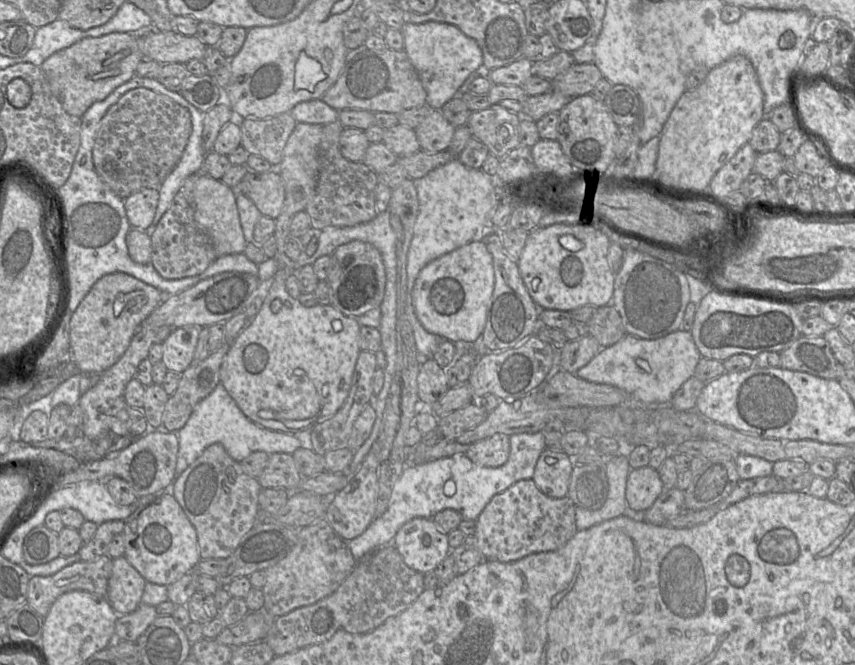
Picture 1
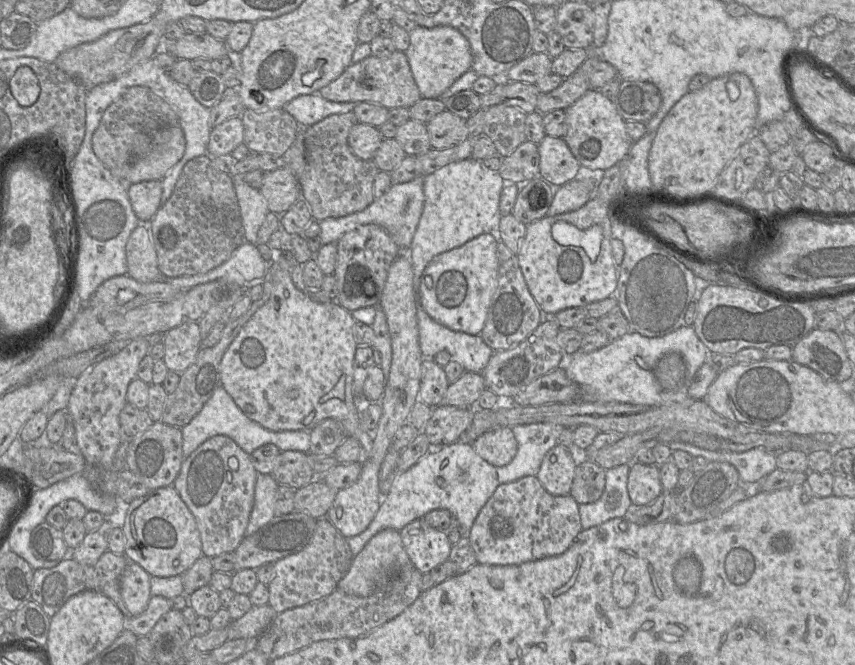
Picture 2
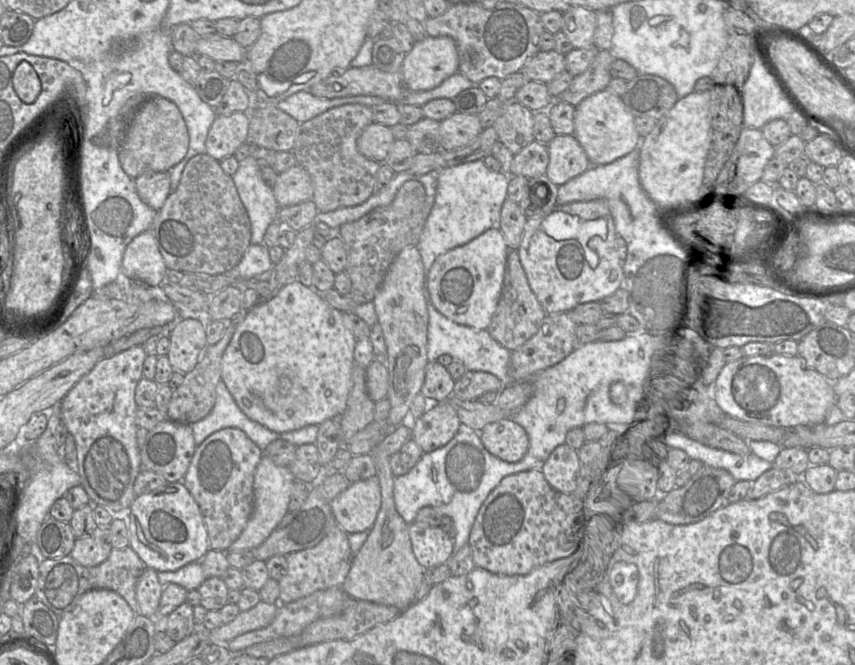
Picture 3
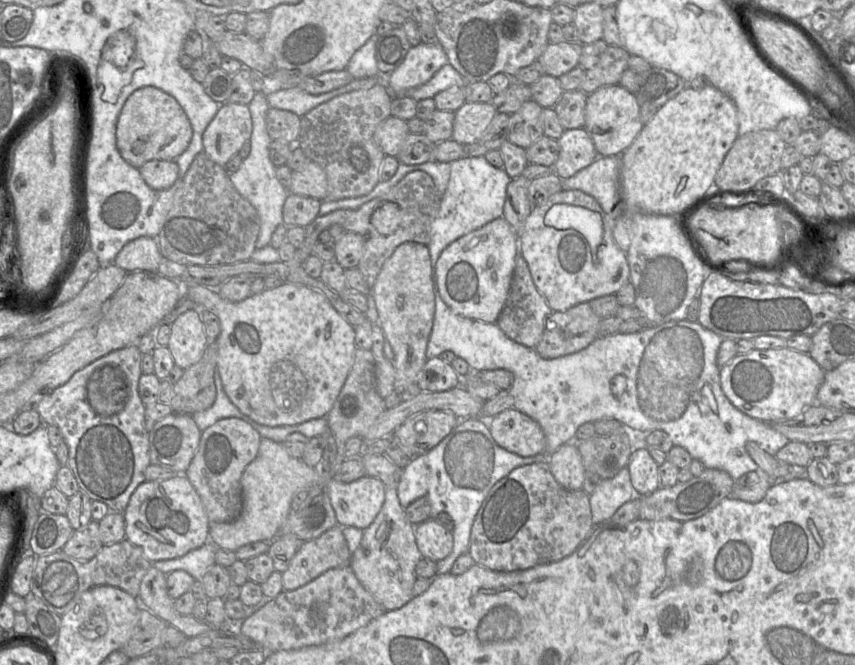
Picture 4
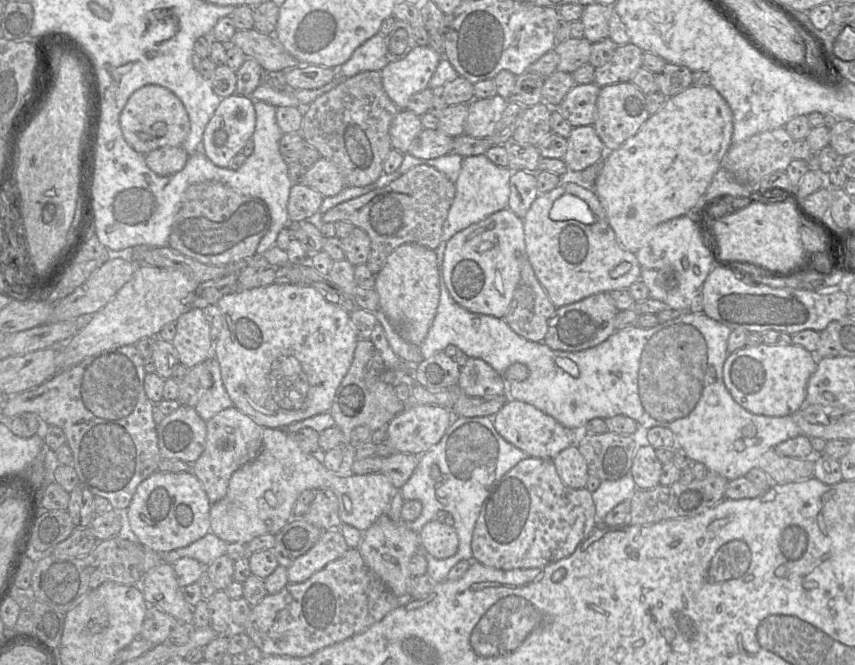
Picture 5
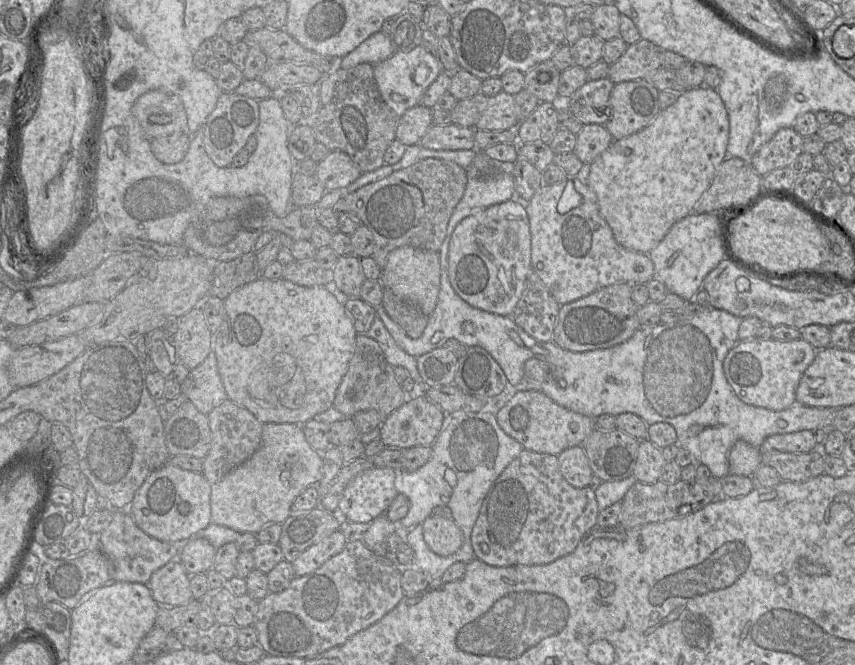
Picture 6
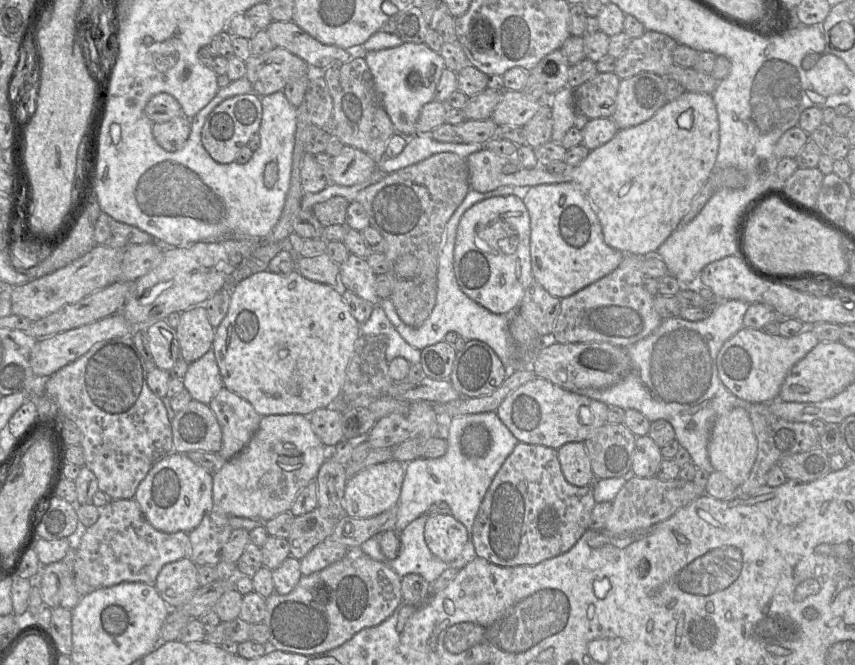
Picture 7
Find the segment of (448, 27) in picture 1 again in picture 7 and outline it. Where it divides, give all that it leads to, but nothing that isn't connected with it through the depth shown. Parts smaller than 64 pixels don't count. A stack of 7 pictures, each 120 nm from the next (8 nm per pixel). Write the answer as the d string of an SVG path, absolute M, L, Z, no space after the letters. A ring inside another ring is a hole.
M424 42L368 51L364 59L371 71L382 105L389 115L397 133L410 137L415 135L416 122L422 107L435 100L435 90L440 81L445 62L440 53L430 49Z

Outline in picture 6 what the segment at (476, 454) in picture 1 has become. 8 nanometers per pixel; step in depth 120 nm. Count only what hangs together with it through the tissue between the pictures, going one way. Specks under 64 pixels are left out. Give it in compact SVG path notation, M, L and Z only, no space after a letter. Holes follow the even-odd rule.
M518 391L496 413L499 426L524 449L559 455L564 450L581 446L595 428L594 419L562 407L539 391Z

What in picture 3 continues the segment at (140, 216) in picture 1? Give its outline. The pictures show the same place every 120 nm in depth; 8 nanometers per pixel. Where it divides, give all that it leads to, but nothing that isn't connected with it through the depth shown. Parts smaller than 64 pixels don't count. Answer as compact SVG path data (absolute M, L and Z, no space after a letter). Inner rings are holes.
M145 170L134 181L141 200L159 211L171 193L170 173Z

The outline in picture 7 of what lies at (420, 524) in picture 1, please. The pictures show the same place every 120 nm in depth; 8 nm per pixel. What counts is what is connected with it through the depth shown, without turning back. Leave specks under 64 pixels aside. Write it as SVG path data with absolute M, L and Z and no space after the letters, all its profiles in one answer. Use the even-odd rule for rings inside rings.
M450 513L428 517L424 539L433 555L443 562L452 562L464 551L468 533L466 527Z

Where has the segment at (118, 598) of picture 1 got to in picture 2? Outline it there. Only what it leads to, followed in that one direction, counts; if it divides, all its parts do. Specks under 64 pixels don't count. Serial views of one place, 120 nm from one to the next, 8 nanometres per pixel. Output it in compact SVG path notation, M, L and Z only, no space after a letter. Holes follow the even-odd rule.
M129 561L120 580L122 599L129 616L143 613L151 599L151 575L138 563Z

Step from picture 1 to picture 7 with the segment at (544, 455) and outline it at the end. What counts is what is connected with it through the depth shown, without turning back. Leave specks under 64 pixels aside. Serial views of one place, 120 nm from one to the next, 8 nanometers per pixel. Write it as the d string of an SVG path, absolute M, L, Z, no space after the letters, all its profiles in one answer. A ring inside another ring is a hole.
M569 442L557 449L557 453L565 479L576 487L588 486L594 474L585 444Z

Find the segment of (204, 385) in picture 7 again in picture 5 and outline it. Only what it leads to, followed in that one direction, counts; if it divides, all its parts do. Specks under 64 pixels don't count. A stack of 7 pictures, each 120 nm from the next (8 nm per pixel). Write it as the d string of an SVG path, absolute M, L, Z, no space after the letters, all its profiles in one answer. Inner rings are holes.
M214 356L209 358L209 369L213 384L195 406L199 416L206 422L222 410L234 406L222 381L220 364Z

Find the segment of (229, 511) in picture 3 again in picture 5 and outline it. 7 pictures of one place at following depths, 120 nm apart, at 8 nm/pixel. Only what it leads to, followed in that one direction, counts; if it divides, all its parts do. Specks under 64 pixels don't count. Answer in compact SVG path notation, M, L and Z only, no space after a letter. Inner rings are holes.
M237 407L226 408L206 422L204 452L192 464L191 472L202 483L211 504L225 497L231 476L257 458L262 449L263 427Z

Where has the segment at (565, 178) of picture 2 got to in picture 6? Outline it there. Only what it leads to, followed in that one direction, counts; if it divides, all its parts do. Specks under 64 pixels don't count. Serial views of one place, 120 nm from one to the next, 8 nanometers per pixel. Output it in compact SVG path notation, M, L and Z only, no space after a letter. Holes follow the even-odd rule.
M586 124L577 134L573 153L584 165L590 165L613 141L614 139L605 125Z

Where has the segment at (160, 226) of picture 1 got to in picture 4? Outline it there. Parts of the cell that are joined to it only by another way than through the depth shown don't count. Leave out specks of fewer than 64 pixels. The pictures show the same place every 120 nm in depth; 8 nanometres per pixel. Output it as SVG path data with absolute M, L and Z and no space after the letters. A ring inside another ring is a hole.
M203 151L195 157L182 179L165 223L154 238L162 256L171 261L200 266L220 266L249 260L256 250L259 234L260 217L256 208L238 193L226 168L212 161Z

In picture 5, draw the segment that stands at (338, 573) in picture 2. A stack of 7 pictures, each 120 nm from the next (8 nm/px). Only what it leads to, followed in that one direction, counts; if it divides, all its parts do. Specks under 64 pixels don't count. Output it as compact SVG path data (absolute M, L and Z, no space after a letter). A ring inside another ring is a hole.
M340 529L324 531L315 545L296 558L288 570L290 583L302 583L349 549Z

